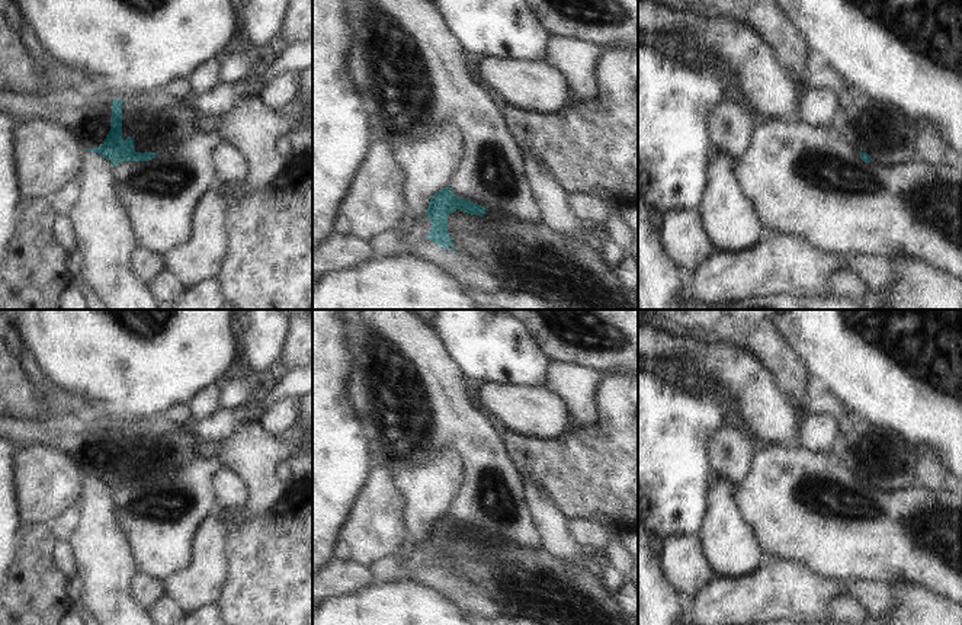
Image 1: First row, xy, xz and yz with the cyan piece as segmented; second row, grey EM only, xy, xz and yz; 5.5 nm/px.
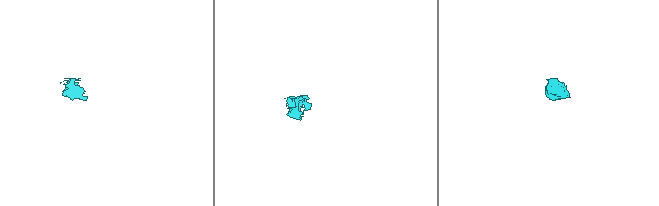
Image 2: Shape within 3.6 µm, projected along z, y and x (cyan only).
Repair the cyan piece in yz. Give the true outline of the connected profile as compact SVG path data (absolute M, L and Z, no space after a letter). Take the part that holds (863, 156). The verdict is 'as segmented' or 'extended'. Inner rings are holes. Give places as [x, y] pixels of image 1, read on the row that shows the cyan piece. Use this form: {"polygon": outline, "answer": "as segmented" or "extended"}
{"polygon": "M802 121L792 124L773 122L759 125L750 140L745 154L737 160L735 177L748 202L754 205L761 225L770 225L773 233L793 234L809 243L815 250L827 254L850 256L872 254L895 260L898 257L920 259L931 267L962 281L962 164L955 160L942 164L929 164L923 157L900 166L878 164L866 153L856 153L849 141L831 125L827 128L809 126Z", "answer": "extended"}

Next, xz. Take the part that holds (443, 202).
{"polygon": "M350 0L350 44L346 52L352 57L350 74L357 78L357 87L362 89L362 112L373 124L369 135L376 141L385 141L392 145L407 144L429 138L445 122L450 122L468 142L466 153L461 166L453 173L449 185L436 192L426 209L426 217L432 222L432 231L426 238L442 249L452 247L452 257L464 266L472 266L468 257L456 251L452 238L448 234L448 217L461 209L471 215L482 217L487 211L500 211L506 215L525 221L539 221L541 208L532 193L525 173L523 153L514 147L514 138L510 135L500 108L472 78L468 62L464 58L464 48L455 38L450 28L436 6L429 0Z", "answer": "extended"}

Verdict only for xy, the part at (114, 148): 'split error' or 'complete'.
split error

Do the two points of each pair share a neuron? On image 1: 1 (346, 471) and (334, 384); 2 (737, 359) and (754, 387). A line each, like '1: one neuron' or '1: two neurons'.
1: one neuron
2: one neuron

